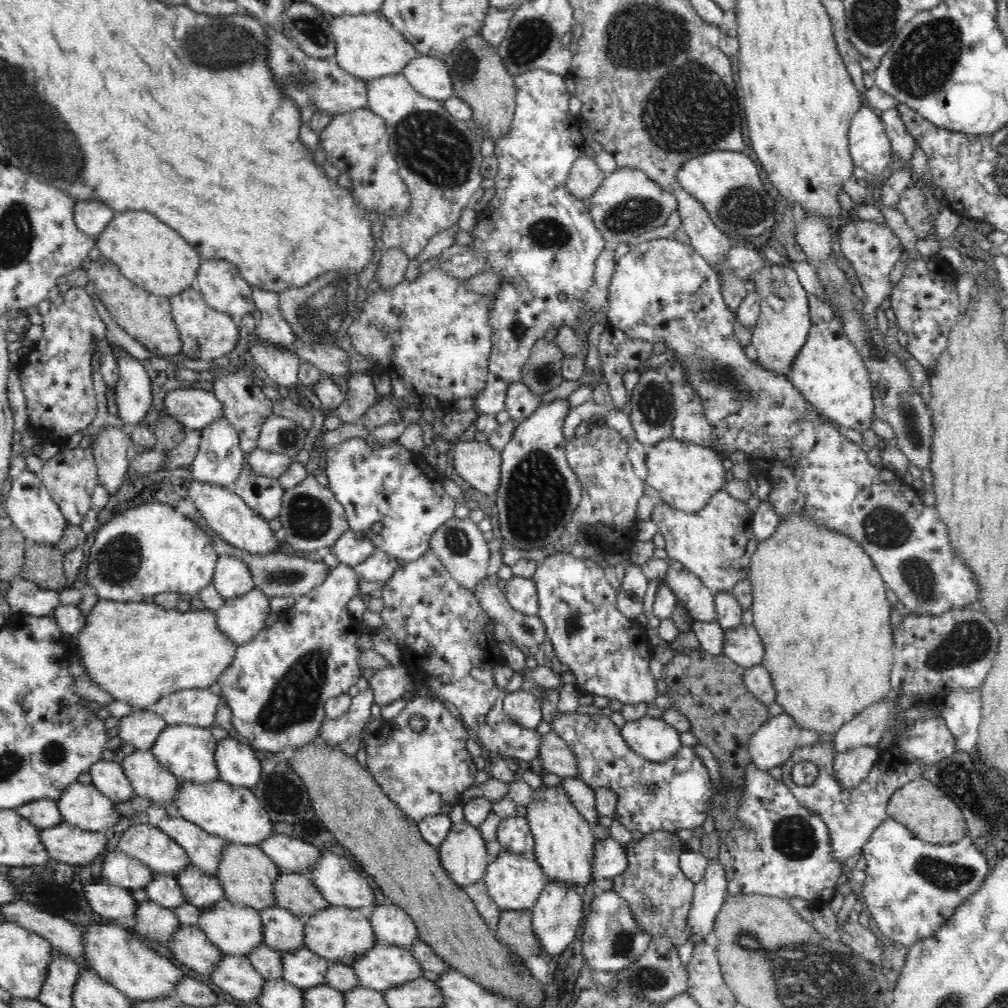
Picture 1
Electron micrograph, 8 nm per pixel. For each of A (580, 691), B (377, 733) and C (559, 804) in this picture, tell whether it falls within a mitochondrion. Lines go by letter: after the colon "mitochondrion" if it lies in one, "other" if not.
A: other
B: other
C: other

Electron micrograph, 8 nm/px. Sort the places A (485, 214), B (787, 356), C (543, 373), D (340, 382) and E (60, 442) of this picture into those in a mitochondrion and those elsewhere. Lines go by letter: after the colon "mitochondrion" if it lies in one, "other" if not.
A: other
B: other
C: mitochondrion
D: other
E: other

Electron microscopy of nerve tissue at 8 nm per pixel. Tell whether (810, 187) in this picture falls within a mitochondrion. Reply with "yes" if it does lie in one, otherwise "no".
no

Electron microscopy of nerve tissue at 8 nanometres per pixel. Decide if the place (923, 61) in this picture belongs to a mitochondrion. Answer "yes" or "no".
yes

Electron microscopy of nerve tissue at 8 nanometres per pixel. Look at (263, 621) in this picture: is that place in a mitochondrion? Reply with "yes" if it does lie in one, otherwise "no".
no

